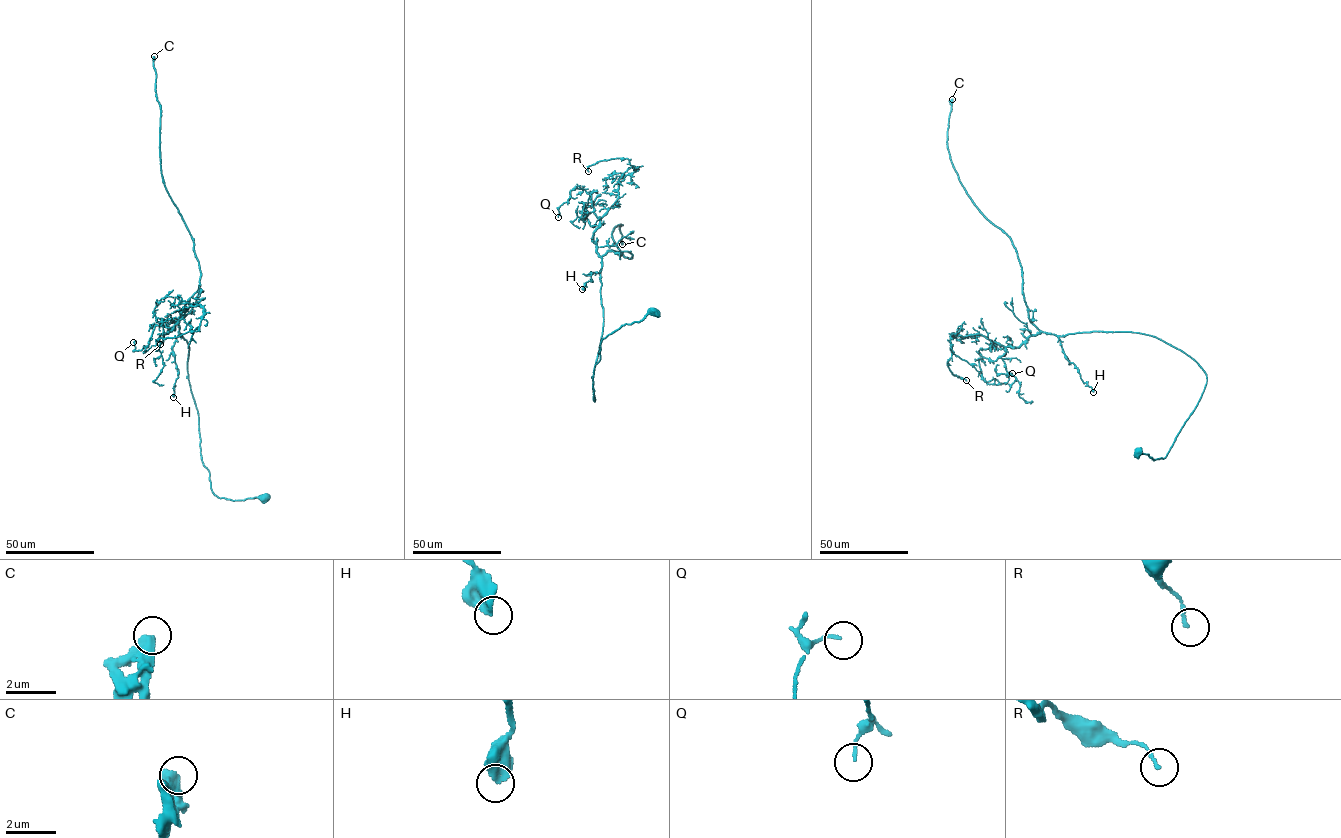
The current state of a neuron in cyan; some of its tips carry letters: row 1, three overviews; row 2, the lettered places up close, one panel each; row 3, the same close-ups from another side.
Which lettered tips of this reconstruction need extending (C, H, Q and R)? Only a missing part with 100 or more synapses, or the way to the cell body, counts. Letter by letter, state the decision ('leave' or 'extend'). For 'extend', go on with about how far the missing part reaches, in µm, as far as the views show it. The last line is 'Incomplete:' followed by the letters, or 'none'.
C: extend; about 130 µm are missing
H: leave
Q: leave
R: leave
Incomplete: C

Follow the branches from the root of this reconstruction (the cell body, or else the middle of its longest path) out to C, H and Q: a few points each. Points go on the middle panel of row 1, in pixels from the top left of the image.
C: (654, 312), (603, 338), (594, 402), (602, 256), (633, 256), (612, 239), (619, 224), (622, 244)
H: (654, 312), (603, 338), (594, 402), (603, 325), (600, 272), (591, 272), (582, 289)
Q: (654, 312), (603, 338), (594, 402), (600, 219), (576, 187), (558, 217)

